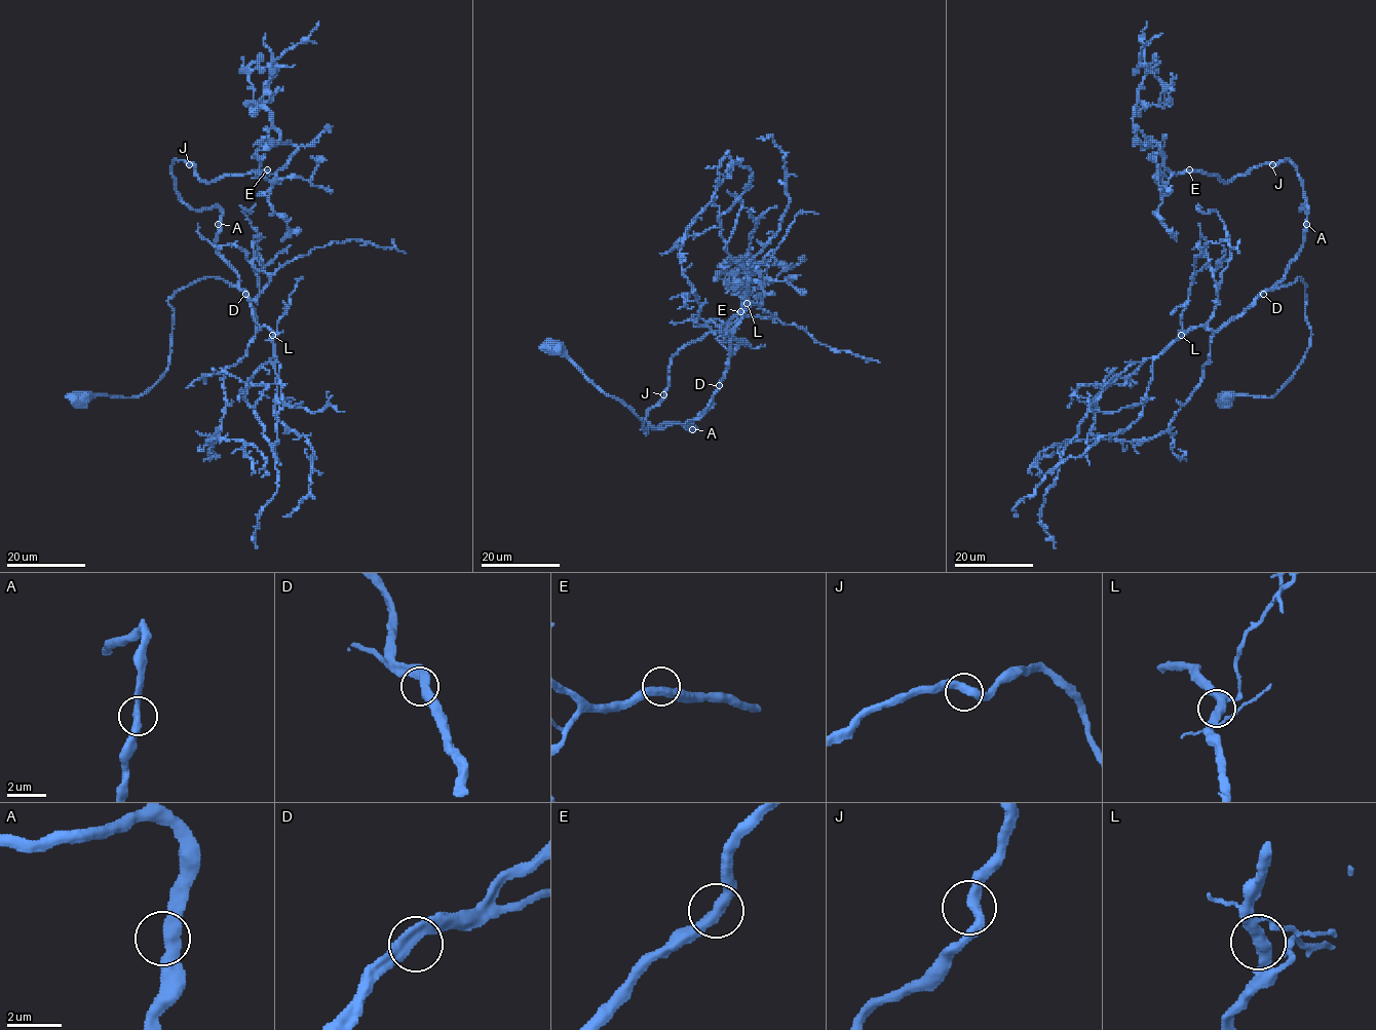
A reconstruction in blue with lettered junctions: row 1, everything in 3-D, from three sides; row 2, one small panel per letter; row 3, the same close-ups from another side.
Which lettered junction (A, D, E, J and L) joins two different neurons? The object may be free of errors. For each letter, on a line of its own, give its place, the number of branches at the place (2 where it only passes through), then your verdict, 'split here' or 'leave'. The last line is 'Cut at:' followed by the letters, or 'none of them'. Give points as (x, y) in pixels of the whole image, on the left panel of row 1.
A: (218, 224) | 2 | leave
D: (245, 294) | 2 | leave
E: (267, 169) | 2 | leave
J: (189, 164) | 2 | leave
L: (272, 335) | 2 | leave
Cut at: none of them

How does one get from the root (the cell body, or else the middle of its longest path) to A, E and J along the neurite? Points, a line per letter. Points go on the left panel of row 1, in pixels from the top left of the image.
A: (80, 401), (146, 393), (169, 363), (167, 300), (207, 277), (238, 287), (237, 271), (218, 253), (218, 224)
E: (80, 401), (146, 393), (167, 300), (239, 284), (173, 161), (267, 169)
J: (80, 401), (146, 393), (169, 363), (167, 300), (239, 284), (221, 210), (177, 190), (173, 161), (189, 164)

